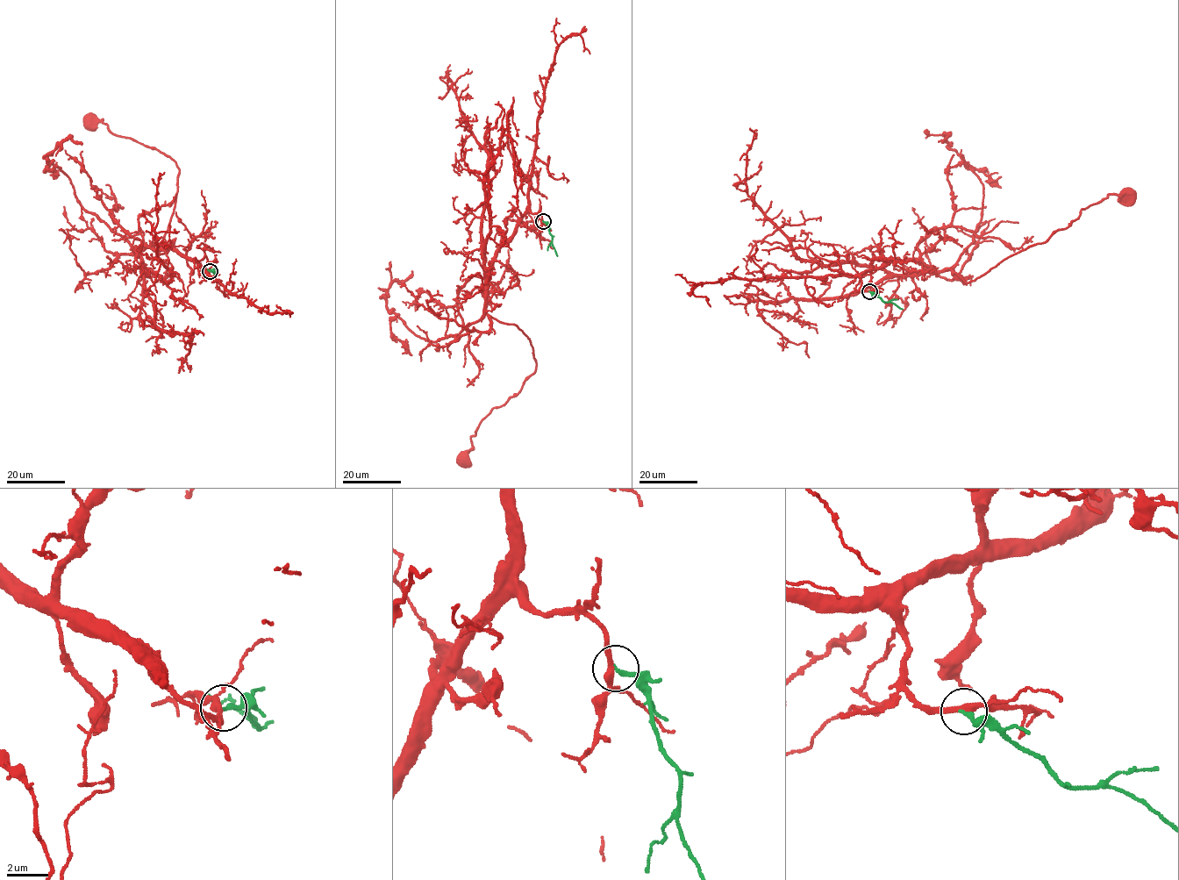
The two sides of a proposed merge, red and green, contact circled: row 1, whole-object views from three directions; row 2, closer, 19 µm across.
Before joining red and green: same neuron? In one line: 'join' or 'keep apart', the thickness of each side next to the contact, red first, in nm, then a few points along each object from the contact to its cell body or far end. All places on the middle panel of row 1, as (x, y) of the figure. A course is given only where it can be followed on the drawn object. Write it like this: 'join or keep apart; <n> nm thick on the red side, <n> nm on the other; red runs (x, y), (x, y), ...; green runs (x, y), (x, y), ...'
join; 240 nm thick on the red side, 200 nm on the other; red runs (542, 221), (527, 212), (499, 248), (486, 289), (486, 311), (521, 331), (536, 369), (482, 420), (463, 461); green runs (543, 221), (547, 225), (557, 255)

